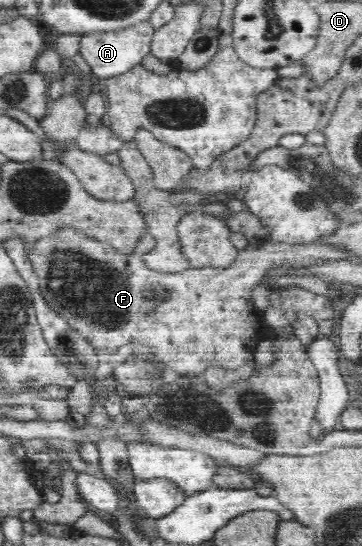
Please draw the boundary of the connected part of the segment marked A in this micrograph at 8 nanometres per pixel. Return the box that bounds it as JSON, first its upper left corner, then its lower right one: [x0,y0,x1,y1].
[79,20,156,80]

